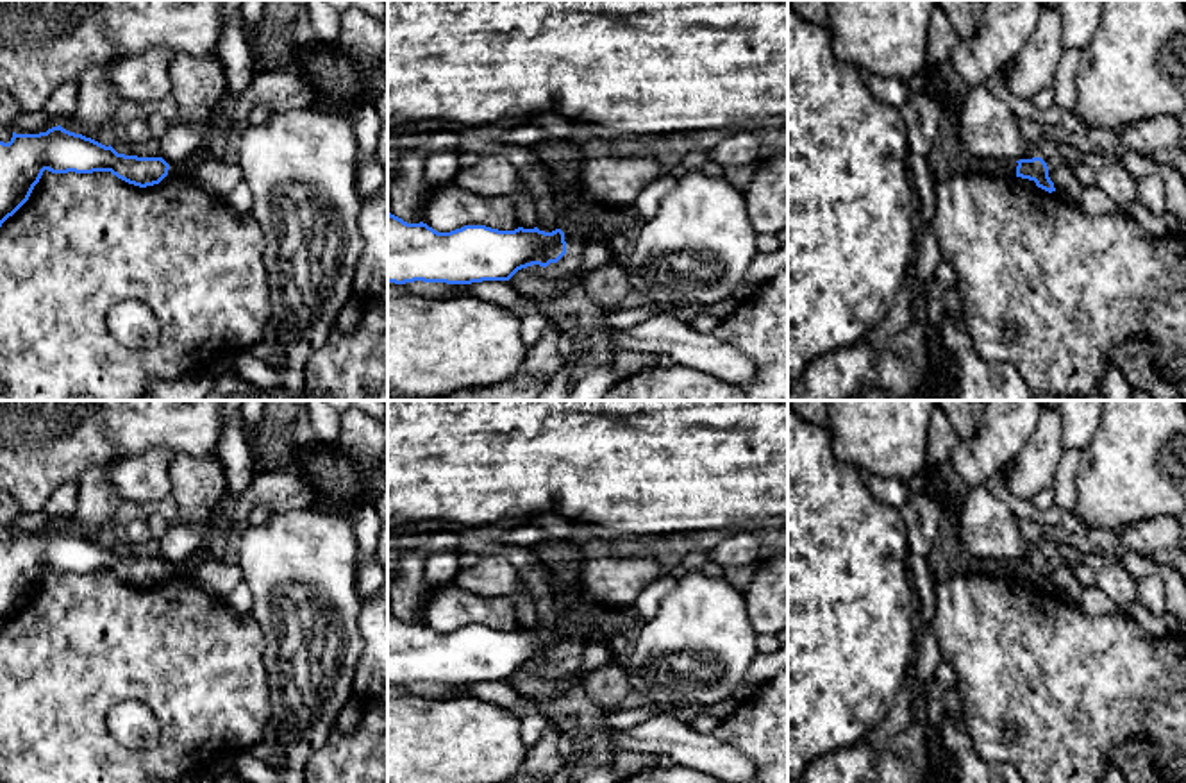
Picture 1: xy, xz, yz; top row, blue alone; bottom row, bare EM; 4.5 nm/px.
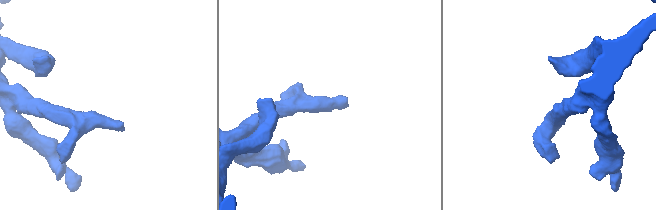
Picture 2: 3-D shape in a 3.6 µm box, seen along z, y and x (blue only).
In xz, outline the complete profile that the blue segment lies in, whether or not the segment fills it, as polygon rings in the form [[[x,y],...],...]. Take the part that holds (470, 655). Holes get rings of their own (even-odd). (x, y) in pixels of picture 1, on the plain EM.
[[[388,613],[388,683],[472,685],[509,681],[518,670],[557,663],[566,654],[564,633],[518,627],[498,631],[464,626],[438,633]]]

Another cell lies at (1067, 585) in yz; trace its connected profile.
[[[1052,561],[1047,567],[1048,567],[1048,577],[1054,583],[1056,594],[1068,602],[1077,604],[1077,599],[1082,592],[1082,585],[1075,577],[1072,567],[1059,561]]]

